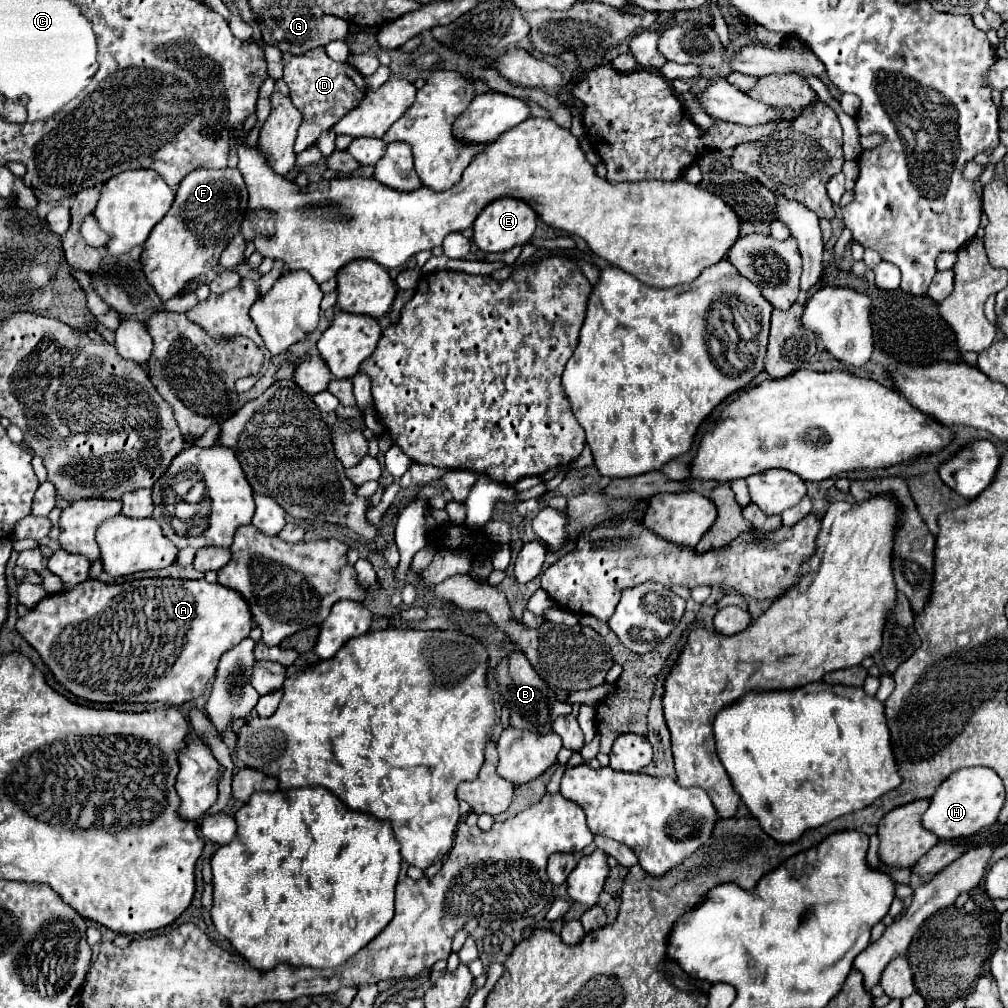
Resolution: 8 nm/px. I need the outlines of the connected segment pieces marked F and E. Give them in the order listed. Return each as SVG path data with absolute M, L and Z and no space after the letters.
M237 168L193 170L181 180L171 210L151 230L141 254L143 272L161 300L173 298L189 280L205 274L217 264L217 258L221 256L225 246L235 234L239 234L239 224L245 210L247 186Z
M503 196L483 208L483 212L473 224L473 240L483 252L505 252L517 244L527 244L535 232L535 226L537 226L537 214L527 202Z

